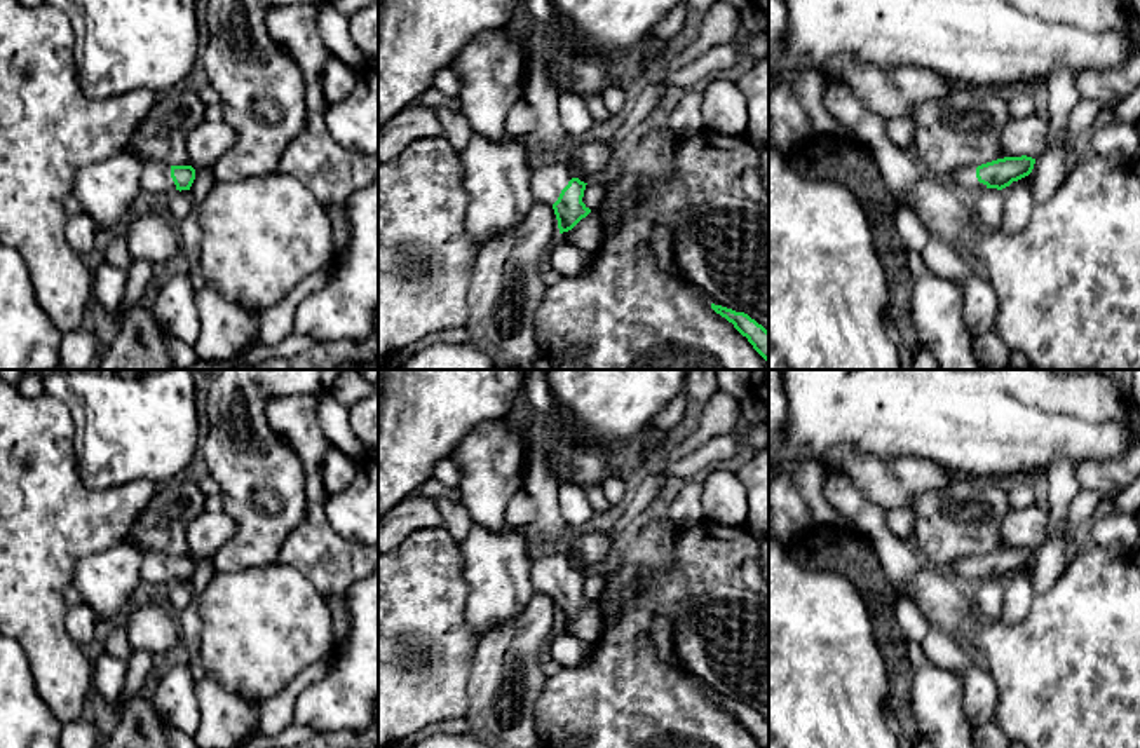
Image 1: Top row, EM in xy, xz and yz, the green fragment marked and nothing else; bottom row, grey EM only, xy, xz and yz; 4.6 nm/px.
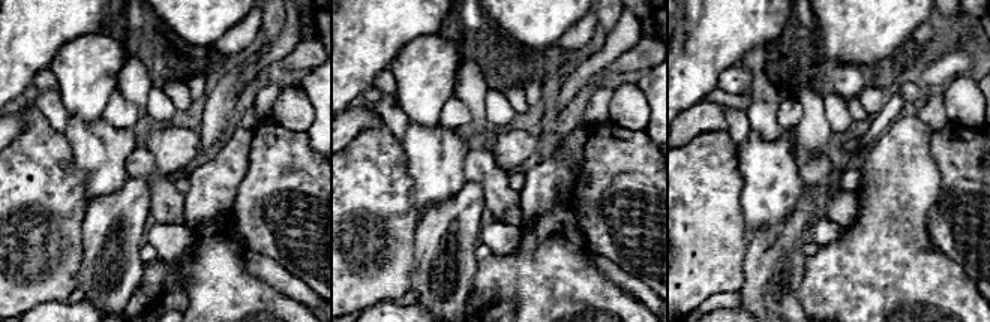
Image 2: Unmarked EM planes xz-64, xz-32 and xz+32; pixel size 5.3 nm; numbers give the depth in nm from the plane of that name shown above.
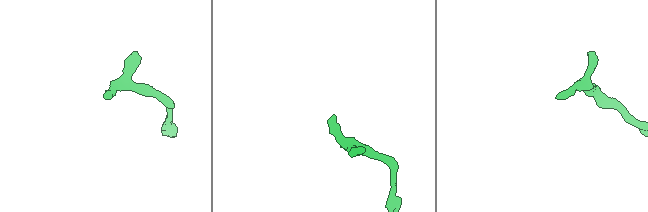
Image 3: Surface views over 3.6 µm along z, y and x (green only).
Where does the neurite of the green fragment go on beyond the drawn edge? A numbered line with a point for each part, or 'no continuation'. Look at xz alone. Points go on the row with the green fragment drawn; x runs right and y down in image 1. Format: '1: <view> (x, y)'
1: xz (548, 182)

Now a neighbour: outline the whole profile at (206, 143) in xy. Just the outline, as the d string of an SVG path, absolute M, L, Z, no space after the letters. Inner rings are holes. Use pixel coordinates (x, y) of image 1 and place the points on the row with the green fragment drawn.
M202 122L187 138L193 169L213 167L237 143L237 133L221 122Z

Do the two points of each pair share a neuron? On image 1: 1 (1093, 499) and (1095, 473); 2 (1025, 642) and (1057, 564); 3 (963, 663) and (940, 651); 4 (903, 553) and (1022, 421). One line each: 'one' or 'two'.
1: two
2: two
3: one
4: two

